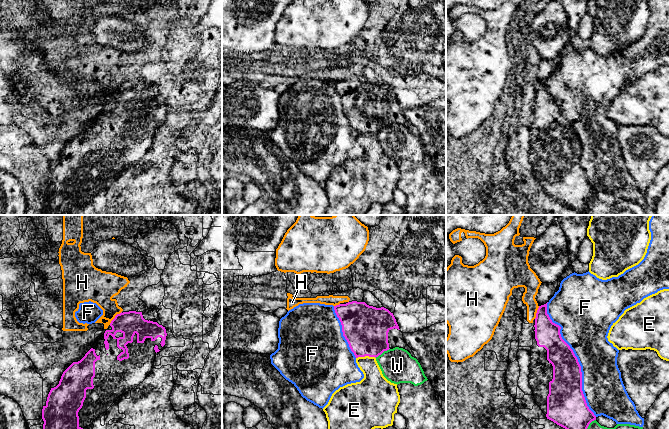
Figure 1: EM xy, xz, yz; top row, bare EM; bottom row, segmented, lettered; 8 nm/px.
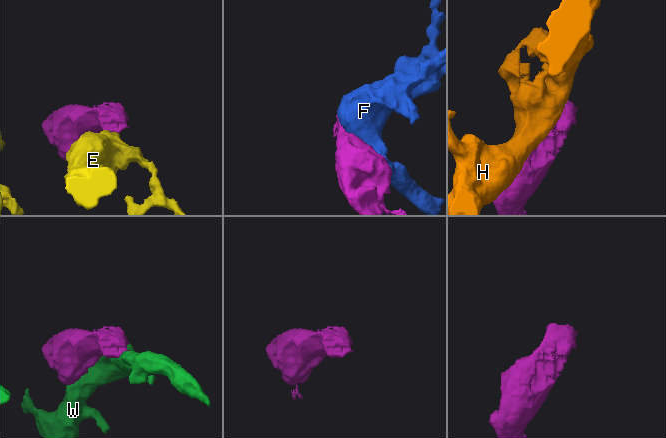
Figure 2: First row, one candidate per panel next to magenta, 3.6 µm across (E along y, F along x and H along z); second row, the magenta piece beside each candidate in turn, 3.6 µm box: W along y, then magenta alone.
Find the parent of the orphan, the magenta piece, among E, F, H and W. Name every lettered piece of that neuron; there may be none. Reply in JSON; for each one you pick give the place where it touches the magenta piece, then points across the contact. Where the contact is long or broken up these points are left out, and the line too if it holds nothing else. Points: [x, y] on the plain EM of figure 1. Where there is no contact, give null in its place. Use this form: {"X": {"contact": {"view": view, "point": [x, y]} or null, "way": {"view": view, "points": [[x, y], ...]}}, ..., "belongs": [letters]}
{"belongs": []}

